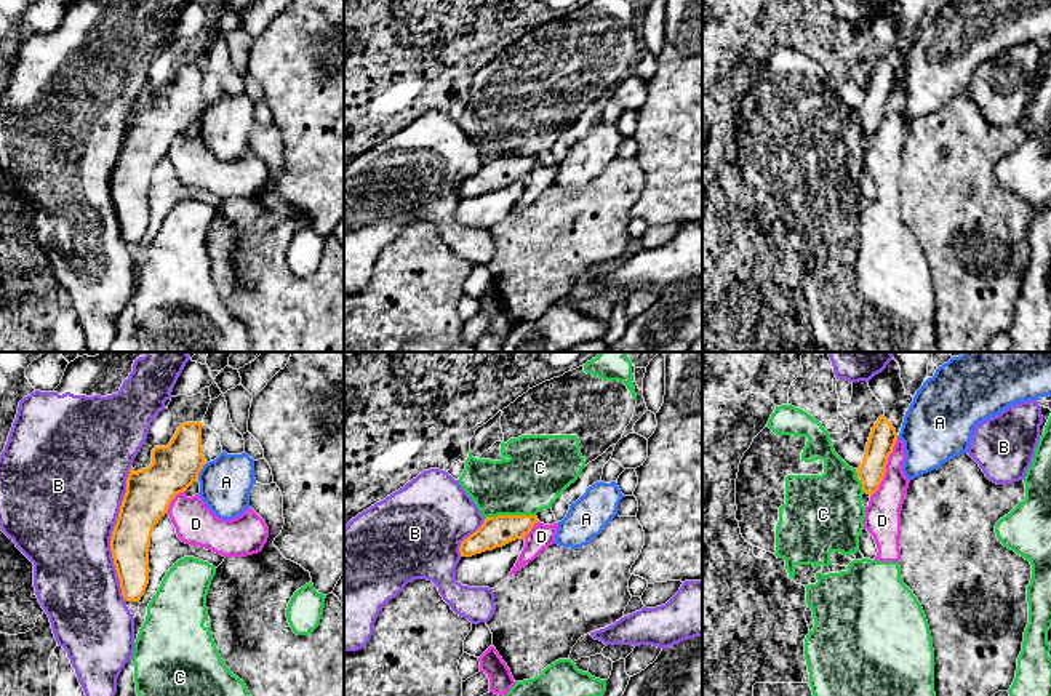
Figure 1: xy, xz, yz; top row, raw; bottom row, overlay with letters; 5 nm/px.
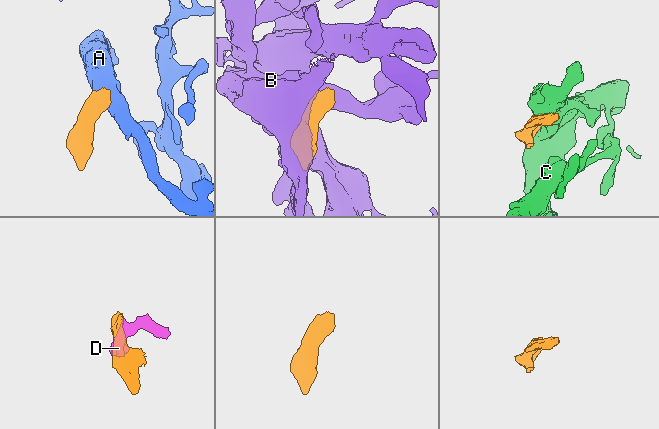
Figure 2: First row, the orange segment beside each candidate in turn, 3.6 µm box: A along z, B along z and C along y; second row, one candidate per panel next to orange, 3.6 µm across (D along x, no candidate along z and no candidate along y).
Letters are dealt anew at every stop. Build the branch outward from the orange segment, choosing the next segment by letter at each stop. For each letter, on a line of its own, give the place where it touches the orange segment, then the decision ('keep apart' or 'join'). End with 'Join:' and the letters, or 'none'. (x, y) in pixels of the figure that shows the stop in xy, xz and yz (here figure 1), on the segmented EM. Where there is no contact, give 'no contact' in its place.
A: xy (200, 469) | keep apart
B: xy (112, 533) | join
C: xz (509, 516) | keep apart
D: yz (885, 468) | keep apart
Join: B

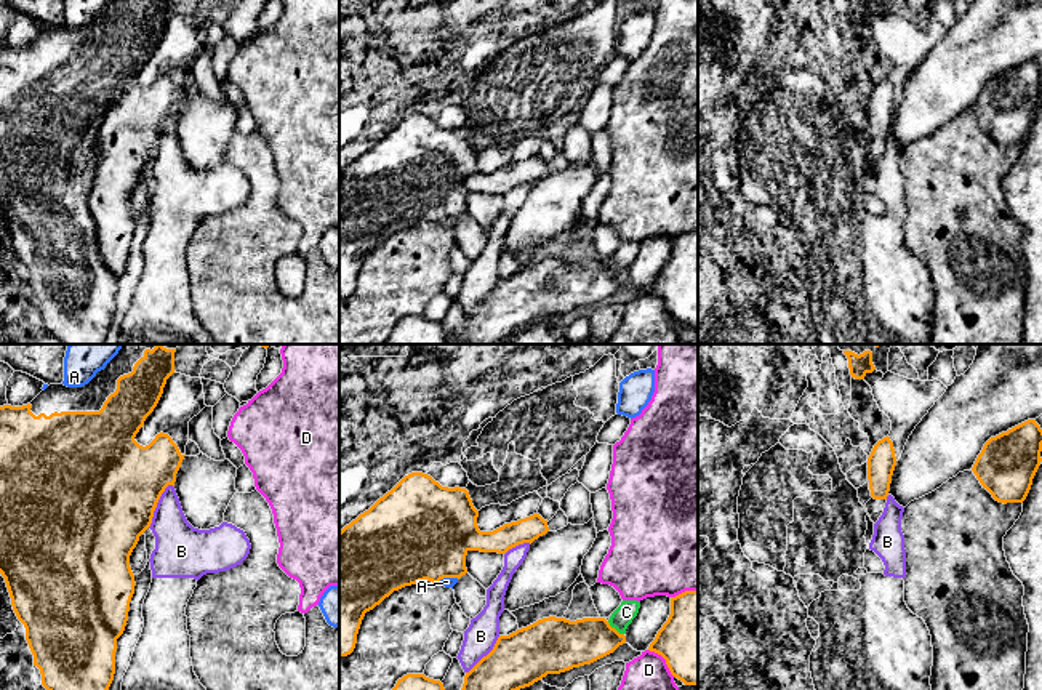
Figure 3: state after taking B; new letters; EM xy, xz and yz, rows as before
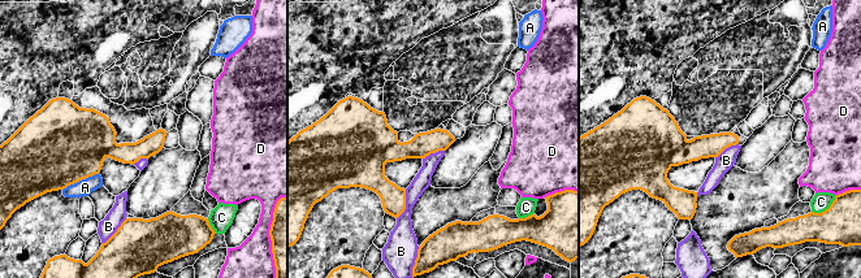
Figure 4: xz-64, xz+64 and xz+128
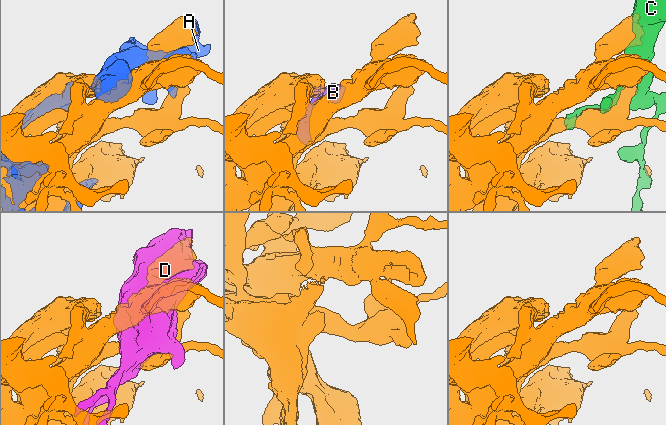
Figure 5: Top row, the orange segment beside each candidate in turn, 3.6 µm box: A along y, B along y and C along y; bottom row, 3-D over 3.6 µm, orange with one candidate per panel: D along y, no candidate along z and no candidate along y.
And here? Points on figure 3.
A: xz (447, 577) | keep apart
B: xy (156, 505) | keep apart
C: xz (613, 628) | keep apart
D: xz (665, 658) | keep apart
Join: none

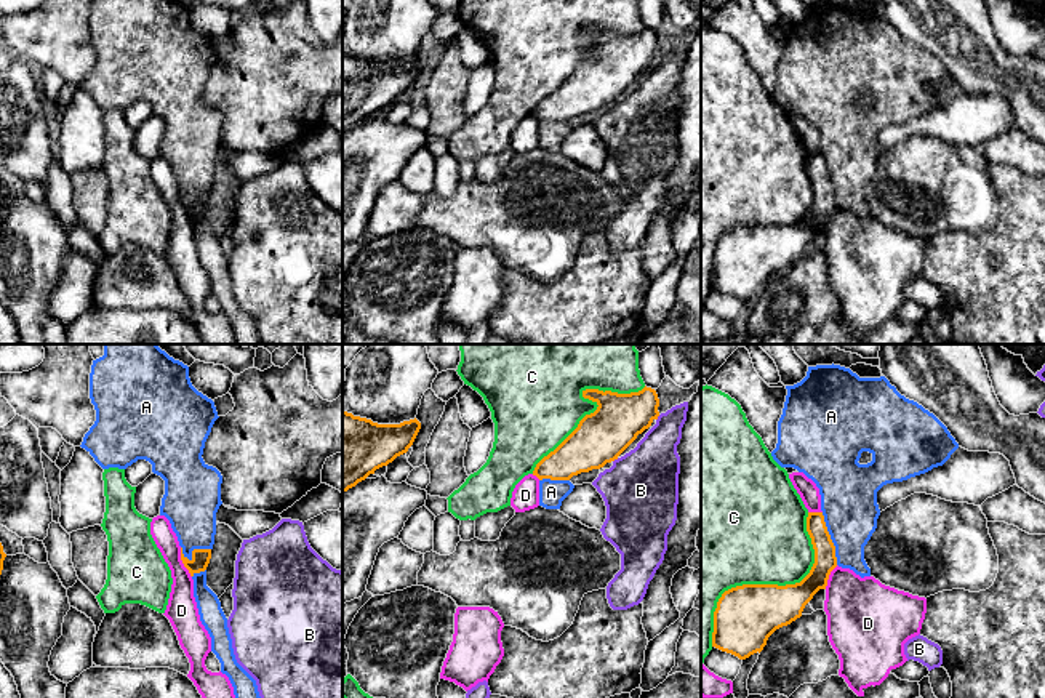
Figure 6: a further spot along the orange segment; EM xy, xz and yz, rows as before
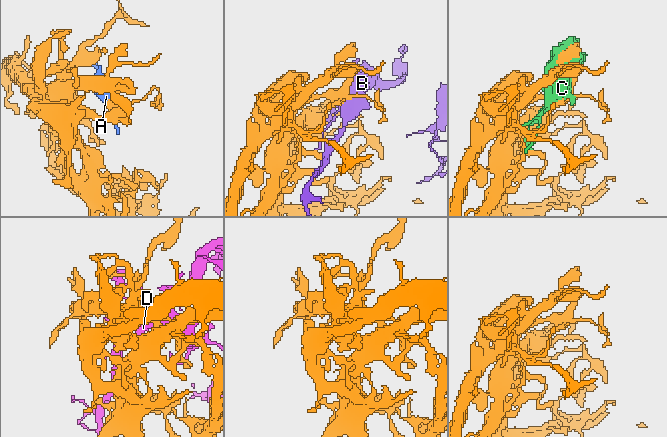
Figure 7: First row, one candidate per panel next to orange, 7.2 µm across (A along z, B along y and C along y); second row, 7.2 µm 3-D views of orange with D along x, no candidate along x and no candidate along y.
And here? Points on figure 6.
A: yz (829, 538) | keep apart
B: xz (656, 418) | keep apart
C: yz (768, 585) | keep apart
D: xy (183, 562) | keep apart
Join: none

